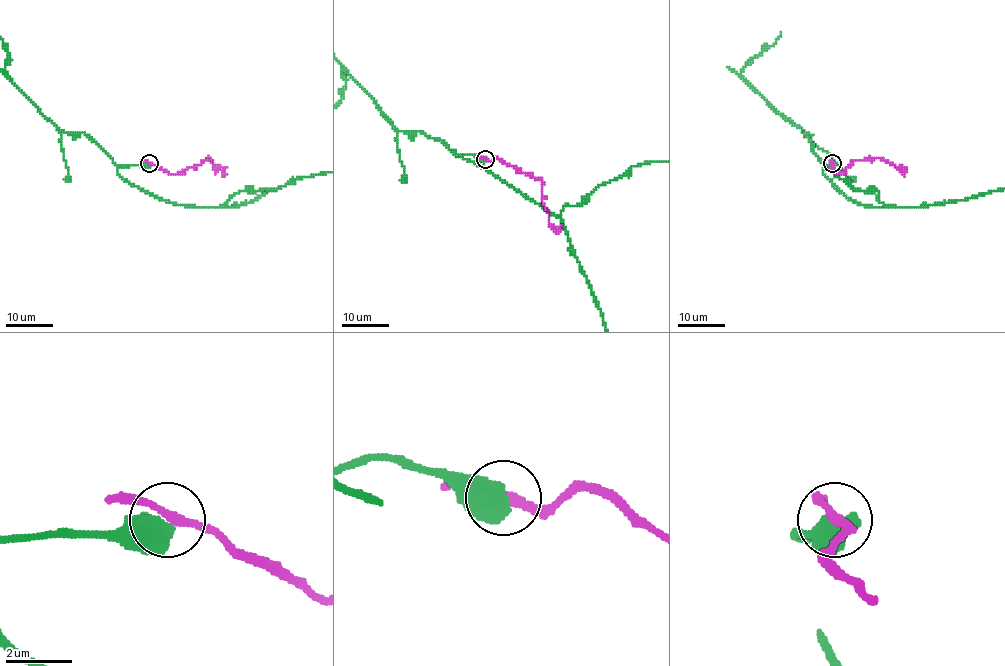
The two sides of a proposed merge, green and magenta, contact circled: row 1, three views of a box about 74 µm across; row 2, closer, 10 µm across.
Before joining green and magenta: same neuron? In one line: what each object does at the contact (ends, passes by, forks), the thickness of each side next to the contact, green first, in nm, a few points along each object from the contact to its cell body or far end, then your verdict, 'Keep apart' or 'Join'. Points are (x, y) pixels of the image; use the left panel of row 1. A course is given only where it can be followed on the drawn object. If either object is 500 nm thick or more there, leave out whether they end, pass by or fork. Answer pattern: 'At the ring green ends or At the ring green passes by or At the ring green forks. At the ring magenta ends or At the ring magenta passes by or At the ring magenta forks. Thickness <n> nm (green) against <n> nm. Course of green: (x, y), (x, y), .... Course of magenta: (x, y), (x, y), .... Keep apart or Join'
Thickness 750 nm (green) against 240 nm. Course of magenta: (149, 163), (171, 174), (182, 174), (205, 158), (215, 168), (226, 167). Keep apart

